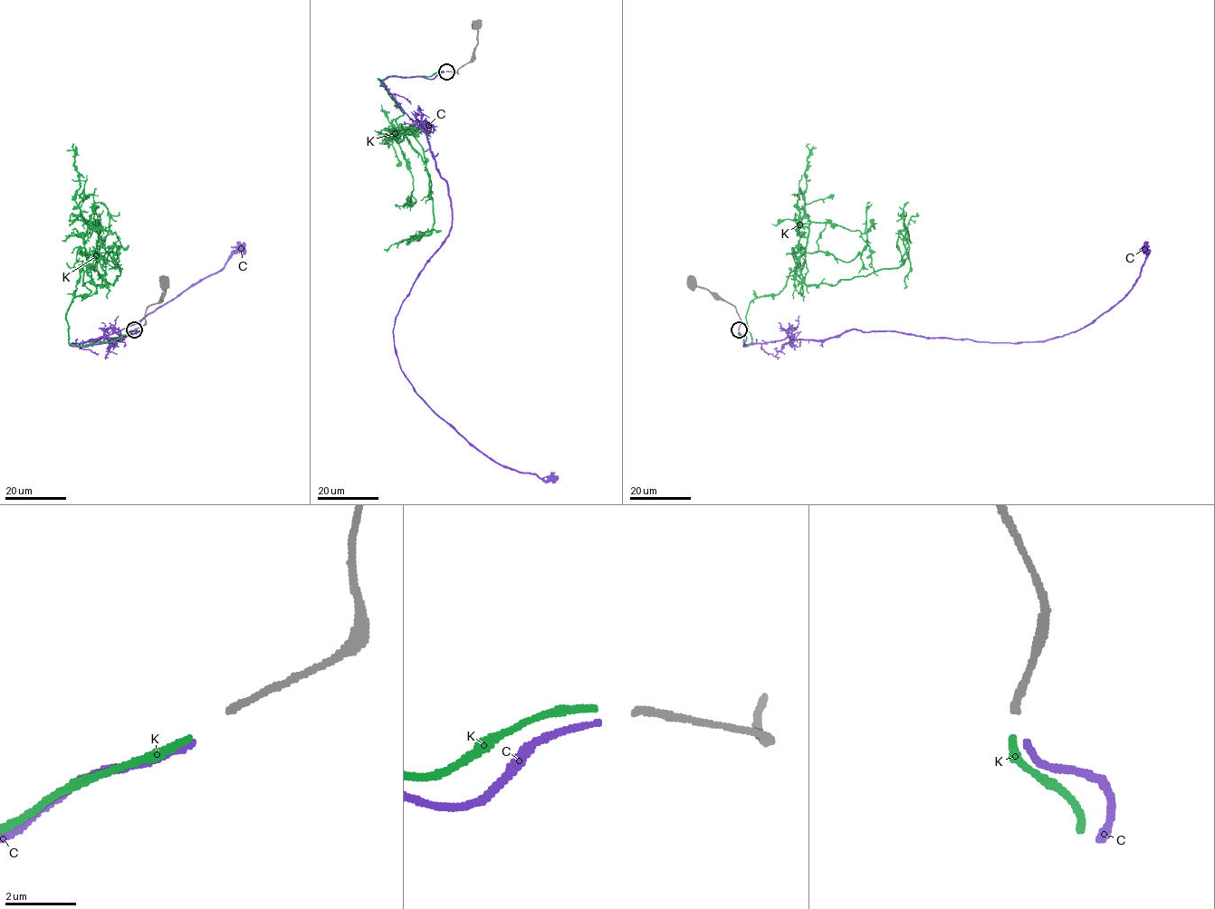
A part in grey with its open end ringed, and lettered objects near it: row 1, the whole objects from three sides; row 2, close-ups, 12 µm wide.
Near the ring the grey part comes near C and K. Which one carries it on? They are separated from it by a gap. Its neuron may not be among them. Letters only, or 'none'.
K

